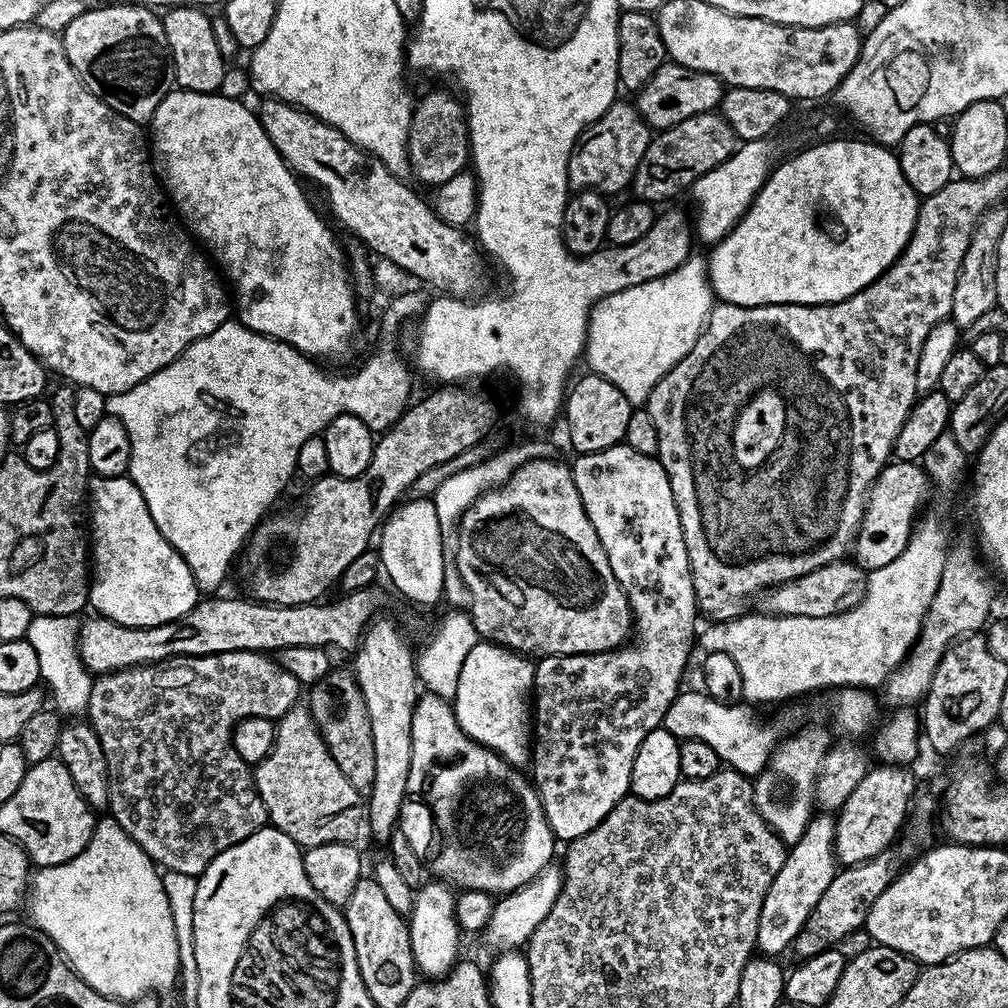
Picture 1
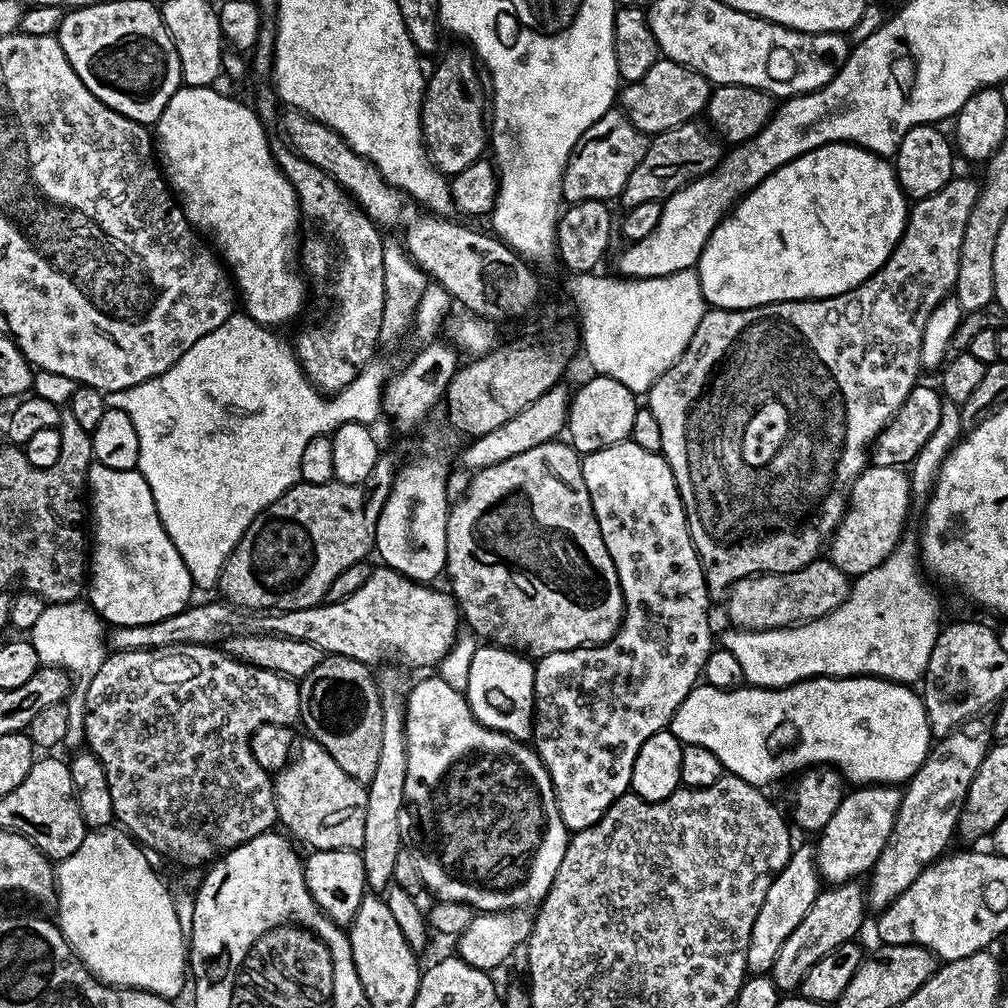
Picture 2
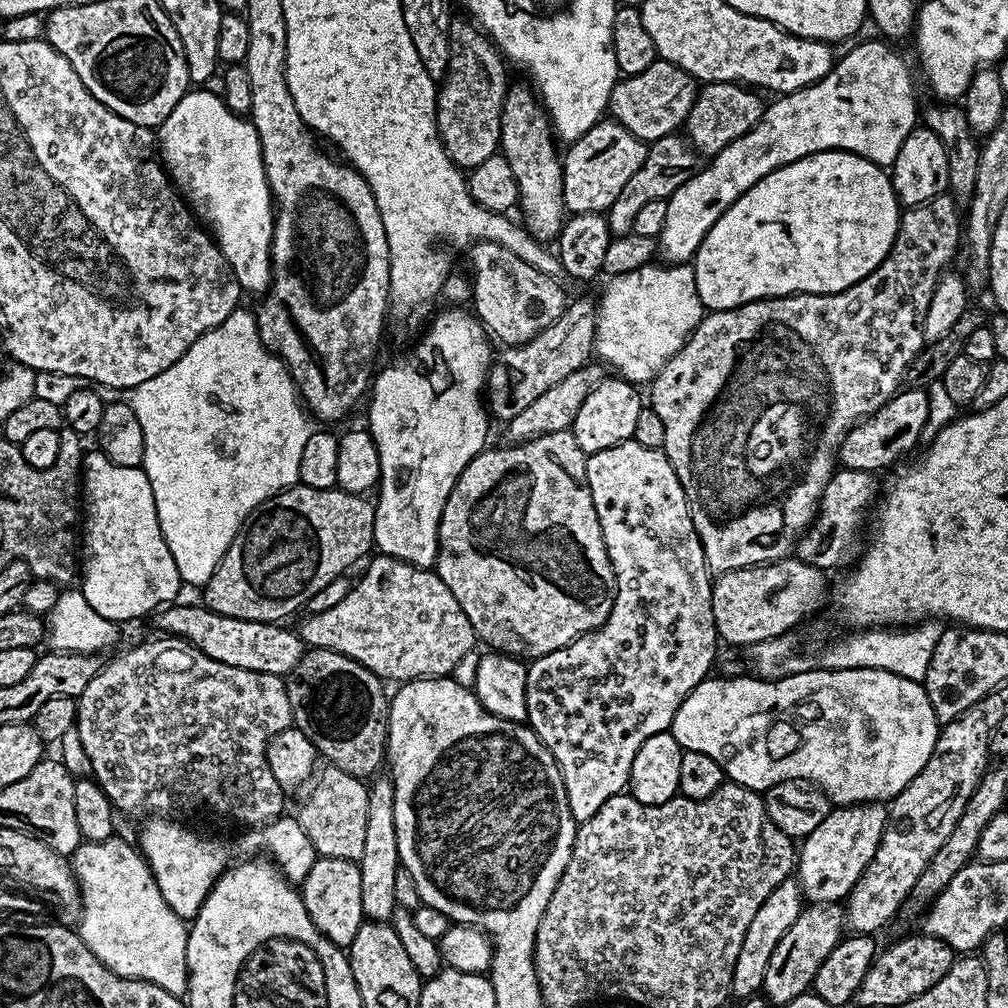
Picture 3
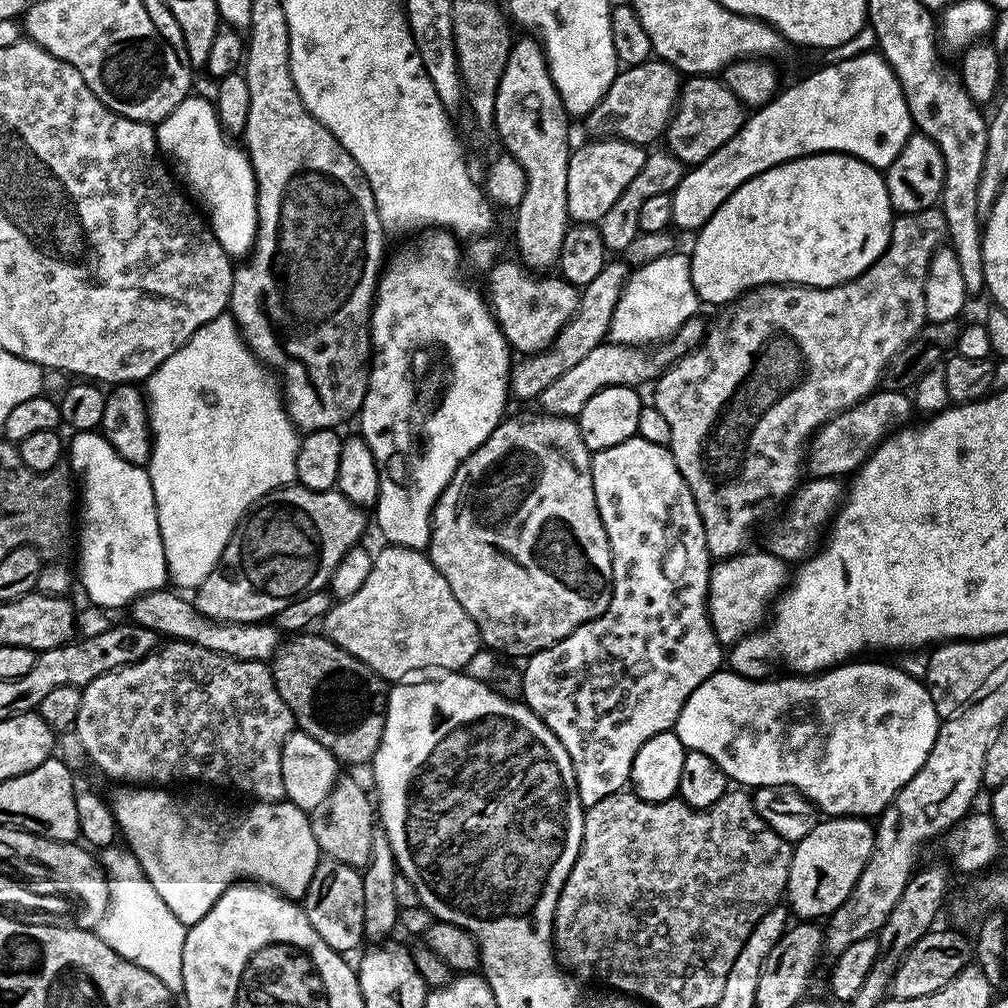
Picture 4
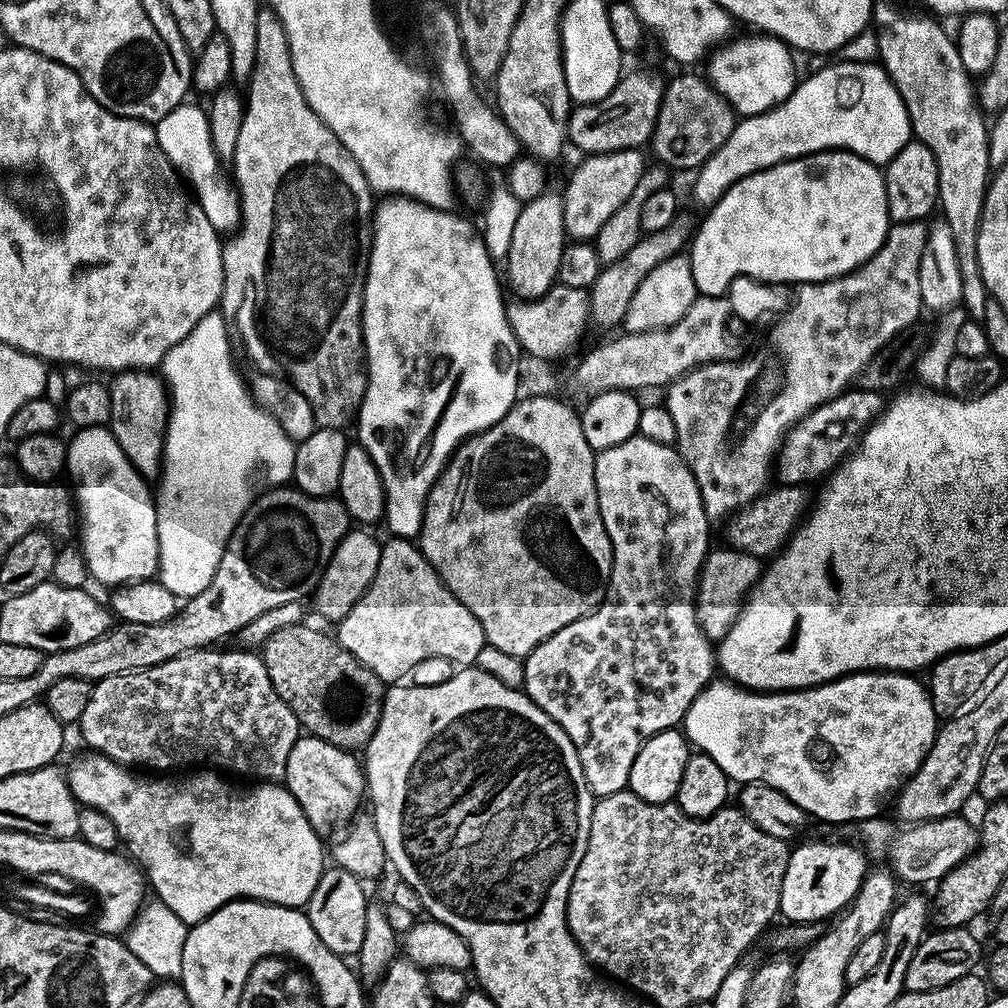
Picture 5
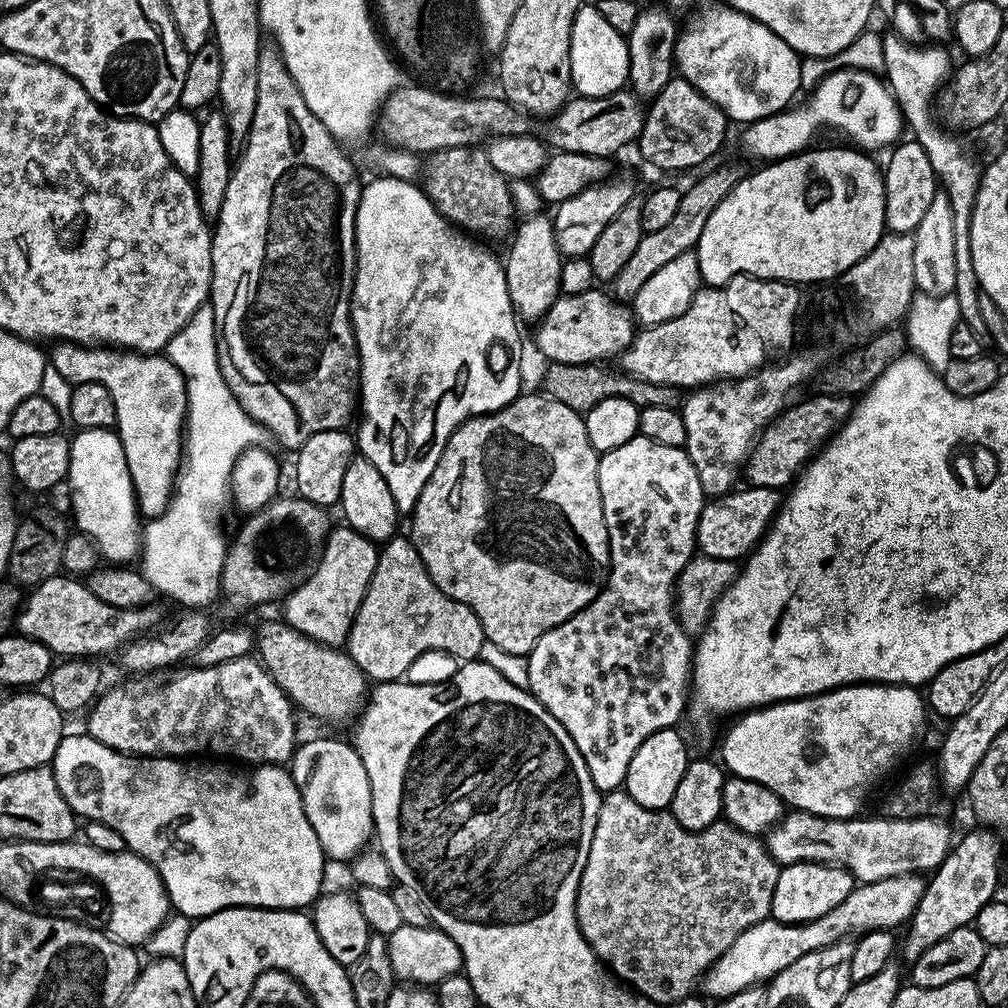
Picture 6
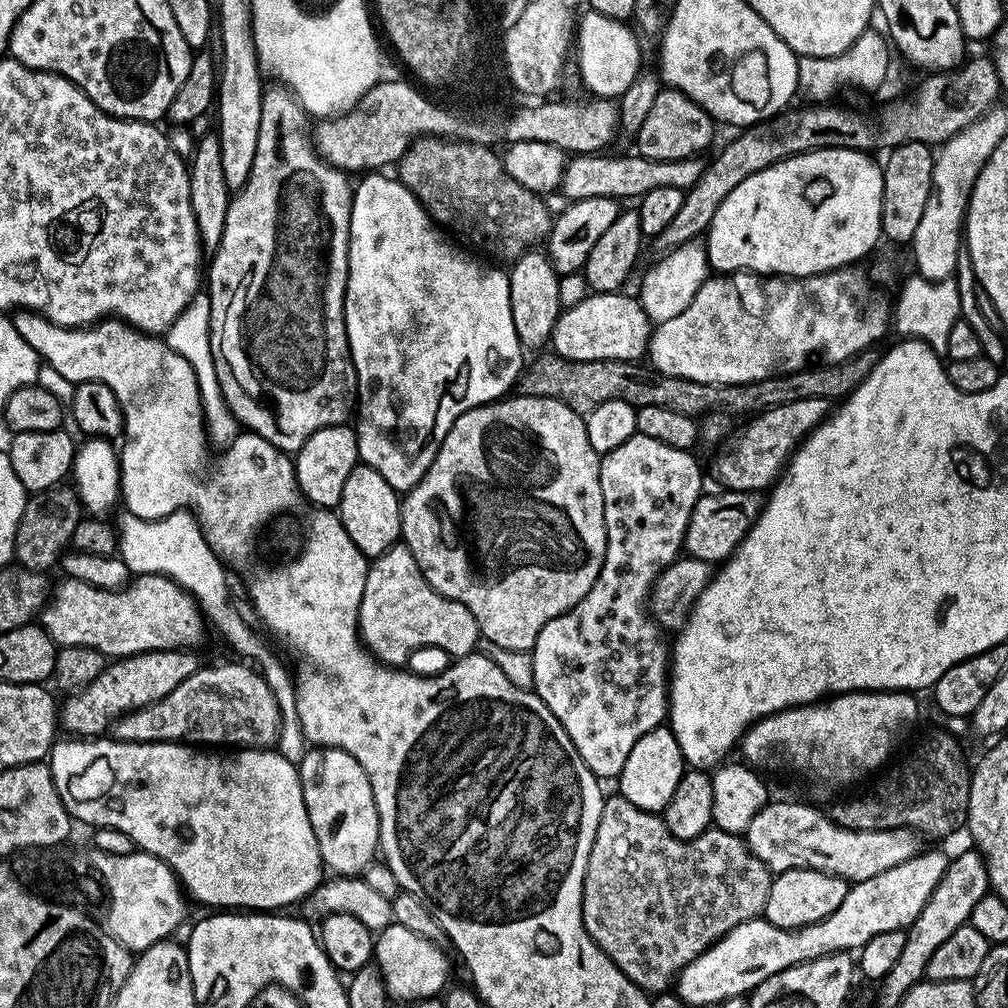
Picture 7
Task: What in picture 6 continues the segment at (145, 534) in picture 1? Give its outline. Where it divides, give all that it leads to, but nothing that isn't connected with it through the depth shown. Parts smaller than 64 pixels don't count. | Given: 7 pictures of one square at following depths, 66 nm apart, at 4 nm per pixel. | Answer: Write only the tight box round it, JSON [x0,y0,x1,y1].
[66,428,142,566]

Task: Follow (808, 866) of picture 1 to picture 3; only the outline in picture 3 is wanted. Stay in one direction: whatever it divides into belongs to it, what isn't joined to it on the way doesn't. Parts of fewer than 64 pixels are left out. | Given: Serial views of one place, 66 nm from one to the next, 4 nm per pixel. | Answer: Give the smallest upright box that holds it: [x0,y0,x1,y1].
[731,878,806,998]

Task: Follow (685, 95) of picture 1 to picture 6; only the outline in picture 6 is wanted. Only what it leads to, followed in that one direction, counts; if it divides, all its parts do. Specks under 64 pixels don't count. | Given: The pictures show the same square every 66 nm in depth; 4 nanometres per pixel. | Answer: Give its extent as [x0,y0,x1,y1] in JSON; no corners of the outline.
[542,90,646,157]

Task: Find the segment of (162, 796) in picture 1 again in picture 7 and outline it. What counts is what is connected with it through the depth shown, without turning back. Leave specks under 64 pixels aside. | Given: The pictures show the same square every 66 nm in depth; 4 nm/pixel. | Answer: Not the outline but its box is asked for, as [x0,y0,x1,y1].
[110,662,280,749]

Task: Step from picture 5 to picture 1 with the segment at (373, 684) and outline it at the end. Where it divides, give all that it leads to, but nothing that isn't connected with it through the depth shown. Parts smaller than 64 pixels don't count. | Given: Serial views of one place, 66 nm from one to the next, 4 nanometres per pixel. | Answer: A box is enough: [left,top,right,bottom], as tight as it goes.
[309,668,375,794]

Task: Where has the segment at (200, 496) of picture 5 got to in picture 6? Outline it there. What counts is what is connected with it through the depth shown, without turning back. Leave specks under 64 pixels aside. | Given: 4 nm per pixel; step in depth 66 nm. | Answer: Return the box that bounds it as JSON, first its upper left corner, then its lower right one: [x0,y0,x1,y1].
[138,303,266,610]

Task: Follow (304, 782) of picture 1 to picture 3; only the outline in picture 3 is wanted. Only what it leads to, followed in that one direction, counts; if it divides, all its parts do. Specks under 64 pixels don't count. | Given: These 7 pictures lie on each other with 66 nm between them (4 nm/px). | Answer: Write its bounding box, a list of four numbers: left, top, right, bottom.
[300,766,369,862]

